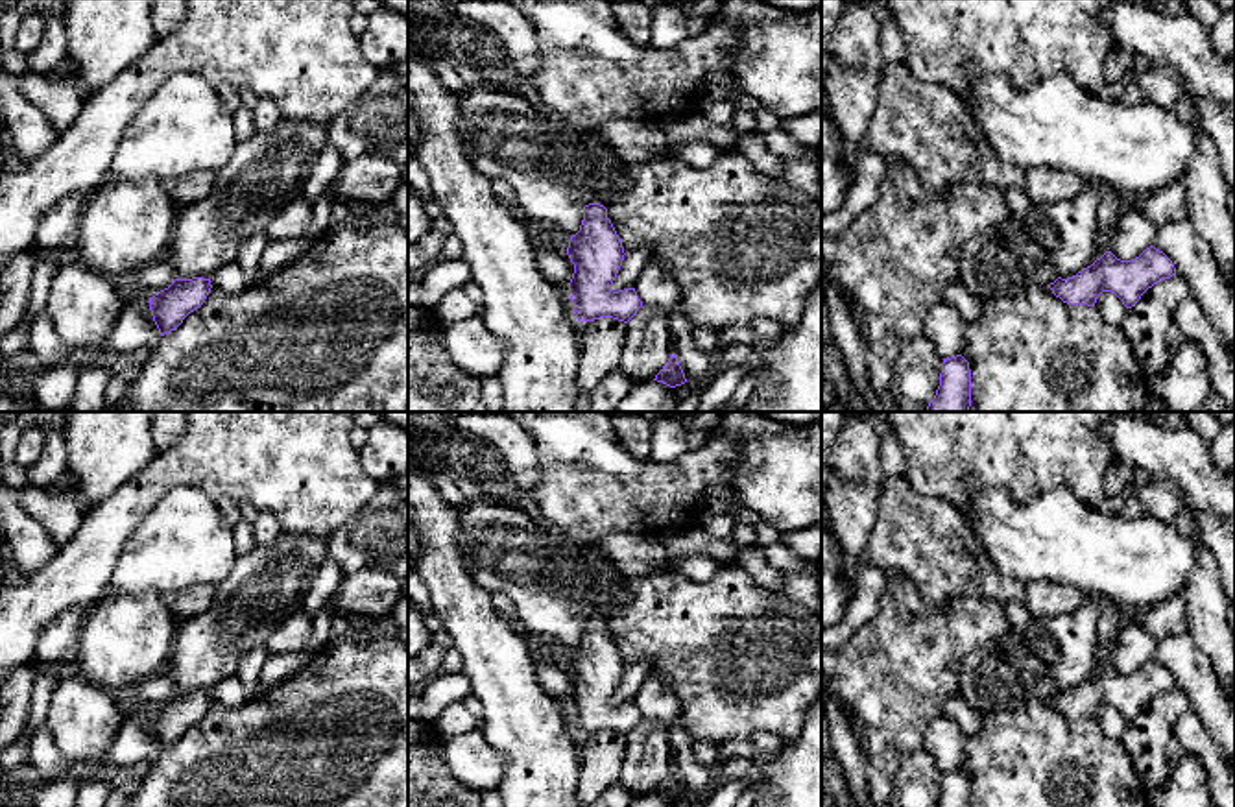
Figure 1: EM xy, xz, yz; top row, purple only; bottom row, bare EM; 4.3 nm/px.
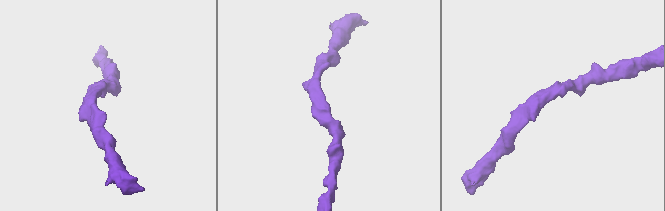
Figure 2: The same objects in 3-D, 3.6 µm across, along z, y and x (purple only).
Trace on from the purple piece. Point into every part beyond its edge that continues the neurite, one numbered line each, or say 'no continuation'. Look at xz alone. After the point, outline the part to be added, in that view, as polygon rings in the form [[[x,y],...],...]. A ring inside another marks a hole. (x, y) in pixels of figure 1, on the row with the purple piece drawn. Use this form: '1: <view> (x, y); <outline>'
no continuation

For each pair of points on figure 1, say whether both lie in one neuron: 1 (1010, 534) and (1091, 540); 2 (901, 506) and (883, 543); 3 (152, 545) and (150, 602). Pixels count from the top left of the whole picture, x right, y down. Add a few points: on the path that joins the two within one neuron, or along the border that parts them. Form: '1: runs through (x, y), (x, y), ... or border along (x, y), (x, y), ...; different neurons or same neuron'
1: runs through (1031, 540), (1071, 540); same neuron
2: runs through (901, 516), (901, 525), (892, 534); same neuron
3: border along (111, 588), (122, 593), (157, 591), (161, 595); different neurons

